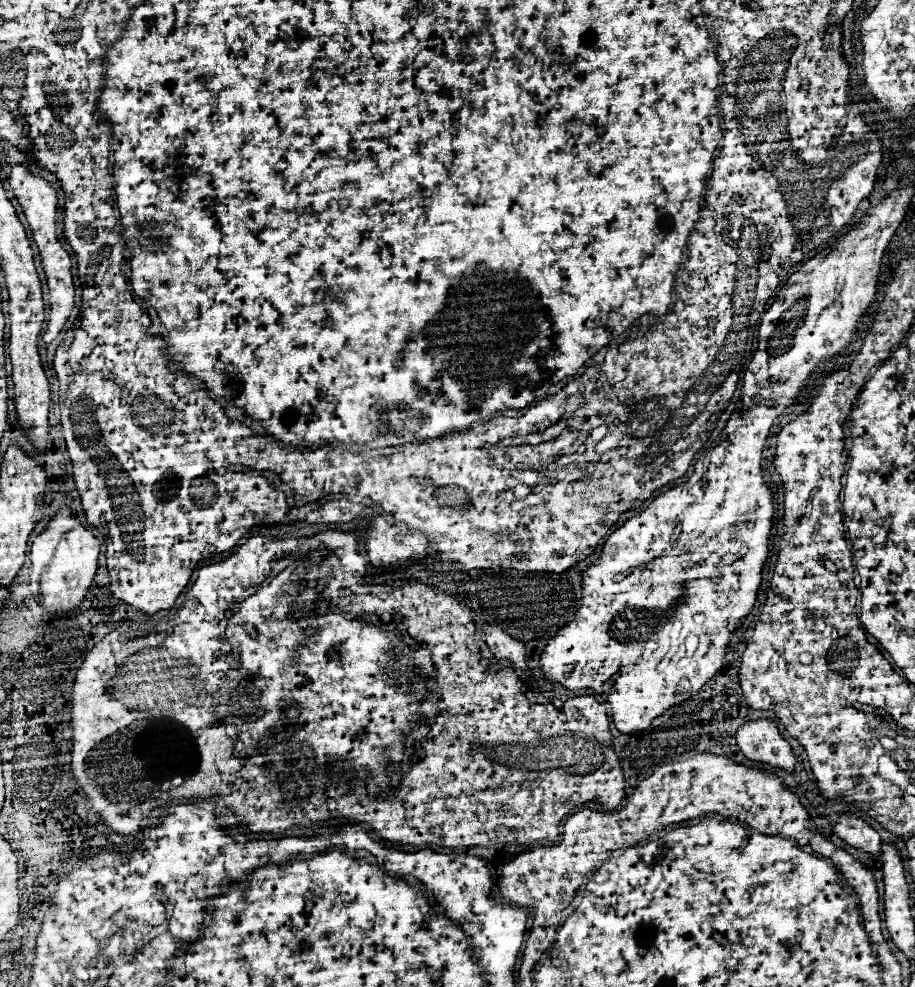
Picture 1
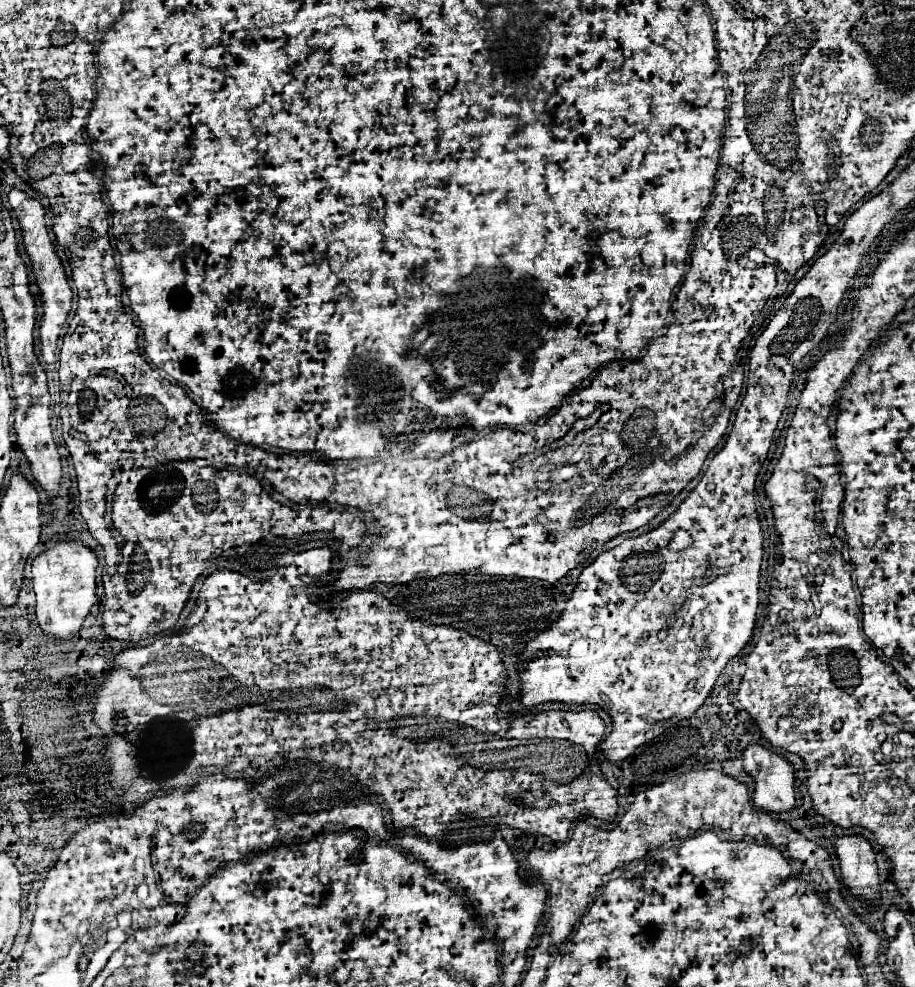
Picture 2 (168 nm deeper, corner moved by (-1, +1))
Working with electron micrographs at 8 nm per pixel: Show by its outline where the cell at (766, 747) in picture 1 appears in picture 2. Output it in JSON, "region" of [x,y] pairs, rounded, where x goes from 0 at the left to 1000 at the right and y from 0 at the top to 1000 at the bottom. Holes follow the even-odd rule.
{"region":[[[821,754],[812,762],[812,778],[825,792],[823,813],[832,821],[864,823],[869,819],[869,782],[851,764]]]}

